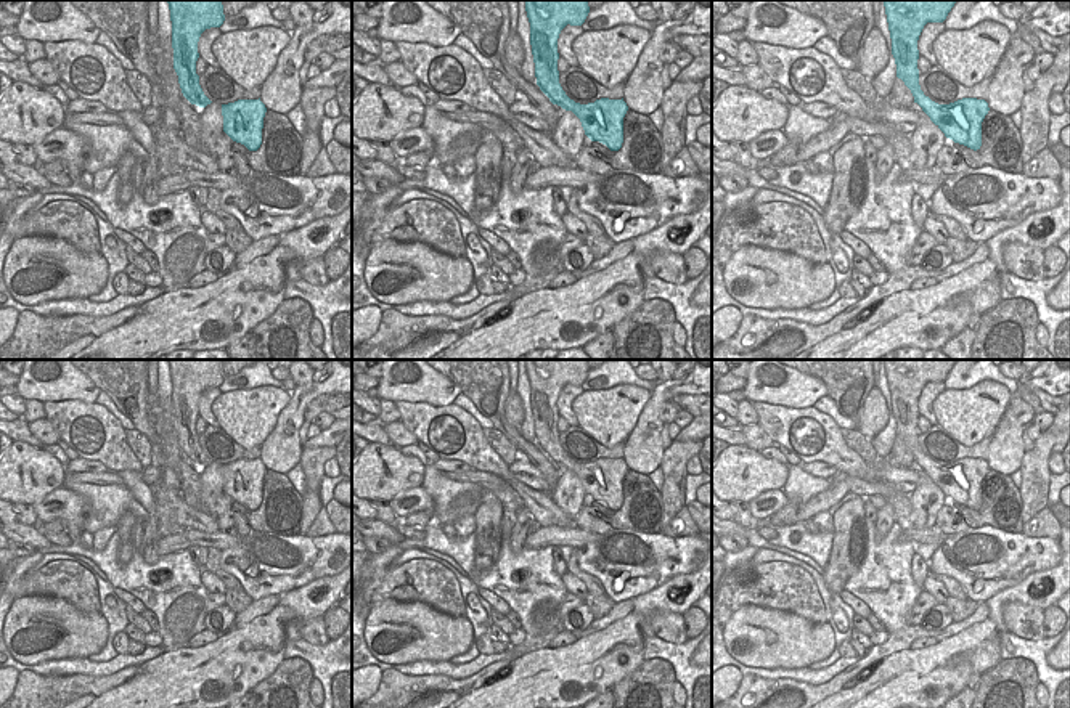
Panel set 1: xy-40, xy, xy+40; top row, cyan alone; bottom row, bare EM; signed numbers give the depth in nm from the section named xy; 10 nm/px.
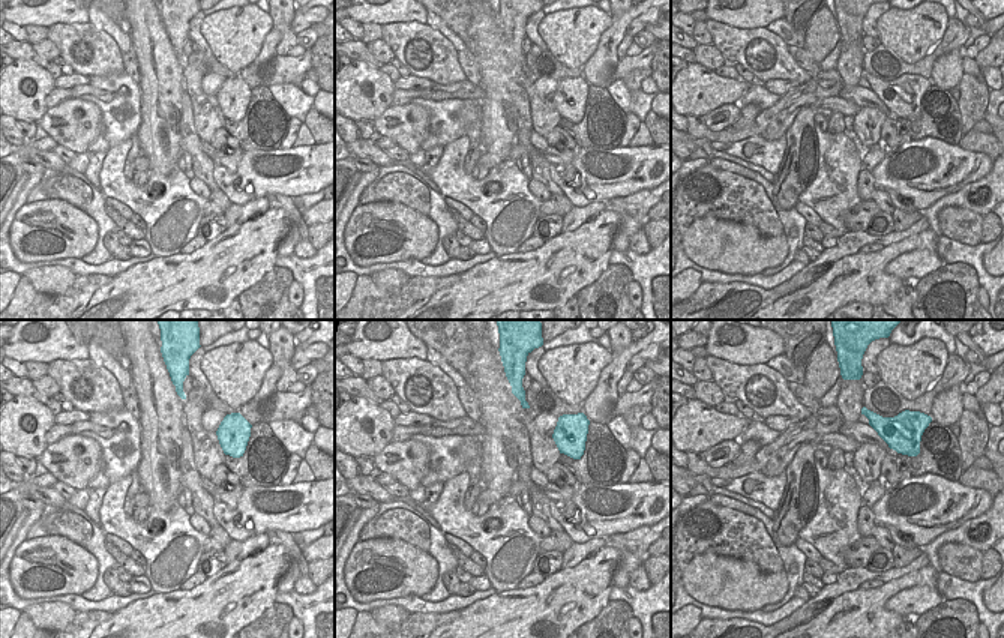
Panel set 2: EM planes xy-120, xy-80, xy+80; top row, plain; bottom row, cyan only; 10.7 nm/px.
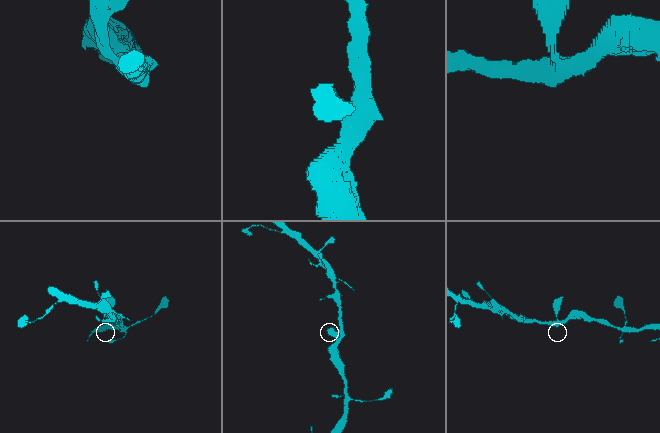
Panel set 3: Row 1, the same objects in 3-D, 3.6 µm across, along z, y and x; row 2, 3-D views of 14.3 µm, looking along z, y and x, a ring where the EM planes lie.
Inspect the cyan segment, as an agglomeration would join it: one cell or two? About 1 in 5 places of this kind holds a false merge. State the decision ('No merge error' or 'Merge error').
No merge error

